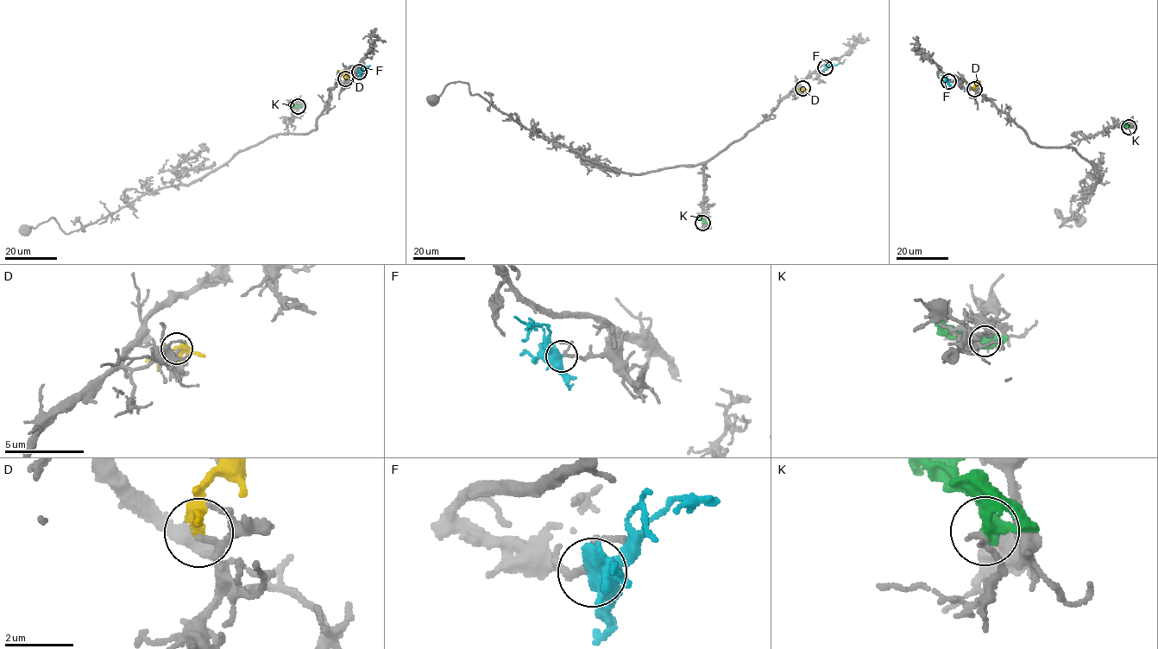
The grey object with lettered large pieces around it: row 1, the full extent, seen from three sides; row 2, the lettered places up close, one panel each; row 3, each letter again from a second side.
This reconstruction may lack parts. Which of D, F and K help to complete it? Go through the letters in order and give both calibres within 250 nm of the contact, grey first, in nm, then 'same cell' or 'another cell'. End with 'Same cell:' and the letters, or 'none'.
D: calibres 130 and 240 nm; another cell
F: calibres 150 and 480 nm; same cell
K: calibres 180 and 550 nm; another cell
Same cell: F

